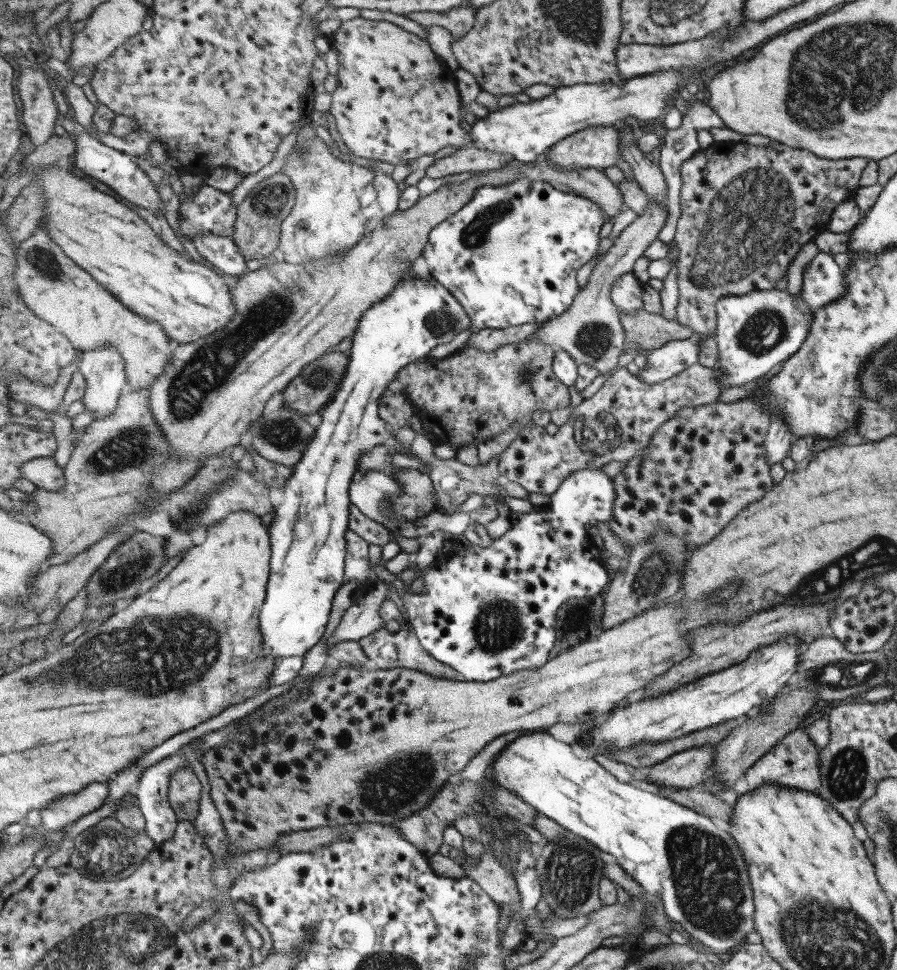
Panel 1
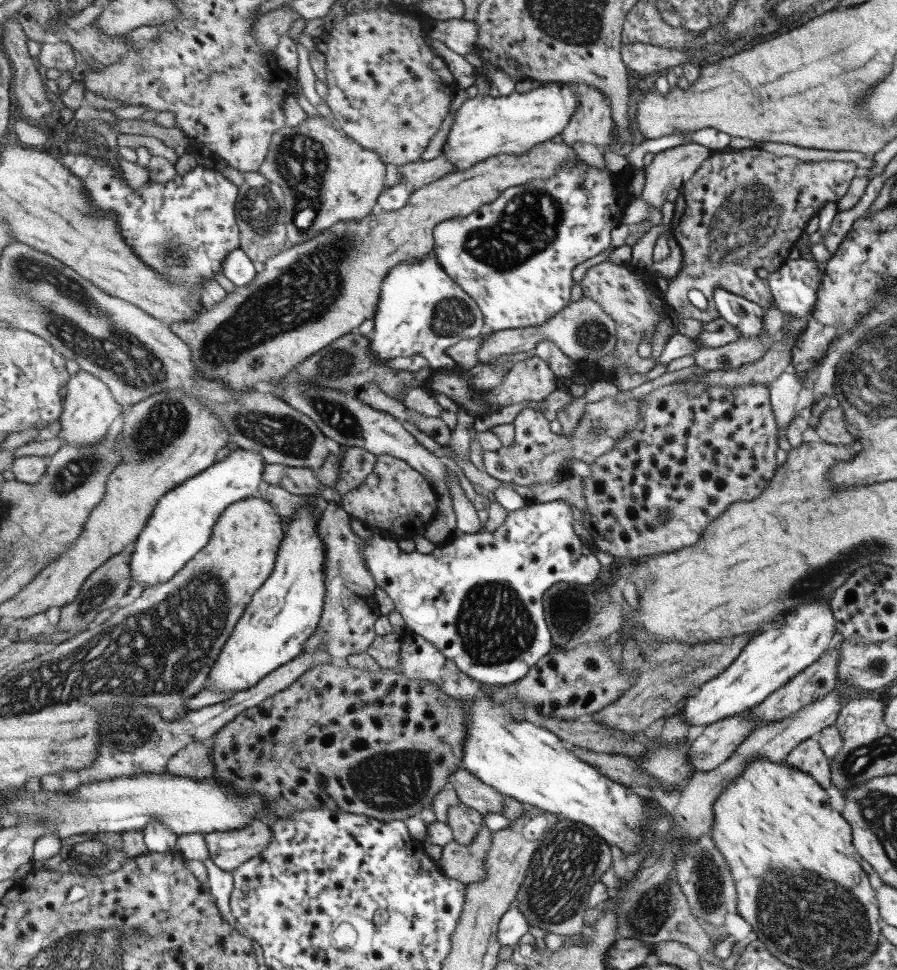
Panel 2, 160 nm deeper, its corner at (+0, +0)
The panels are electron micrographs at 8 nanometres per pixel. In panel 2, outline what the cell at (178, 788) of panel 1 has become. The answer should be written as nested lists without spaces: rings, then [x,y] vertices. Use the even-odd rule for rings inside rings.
[[[215,736],[188,744],[181,752],[175,753],[174,759],[166,768],[173,776],[185,776],[193,780],[205,780],[215,776],[213,764],[213,747],[216,746]]]

